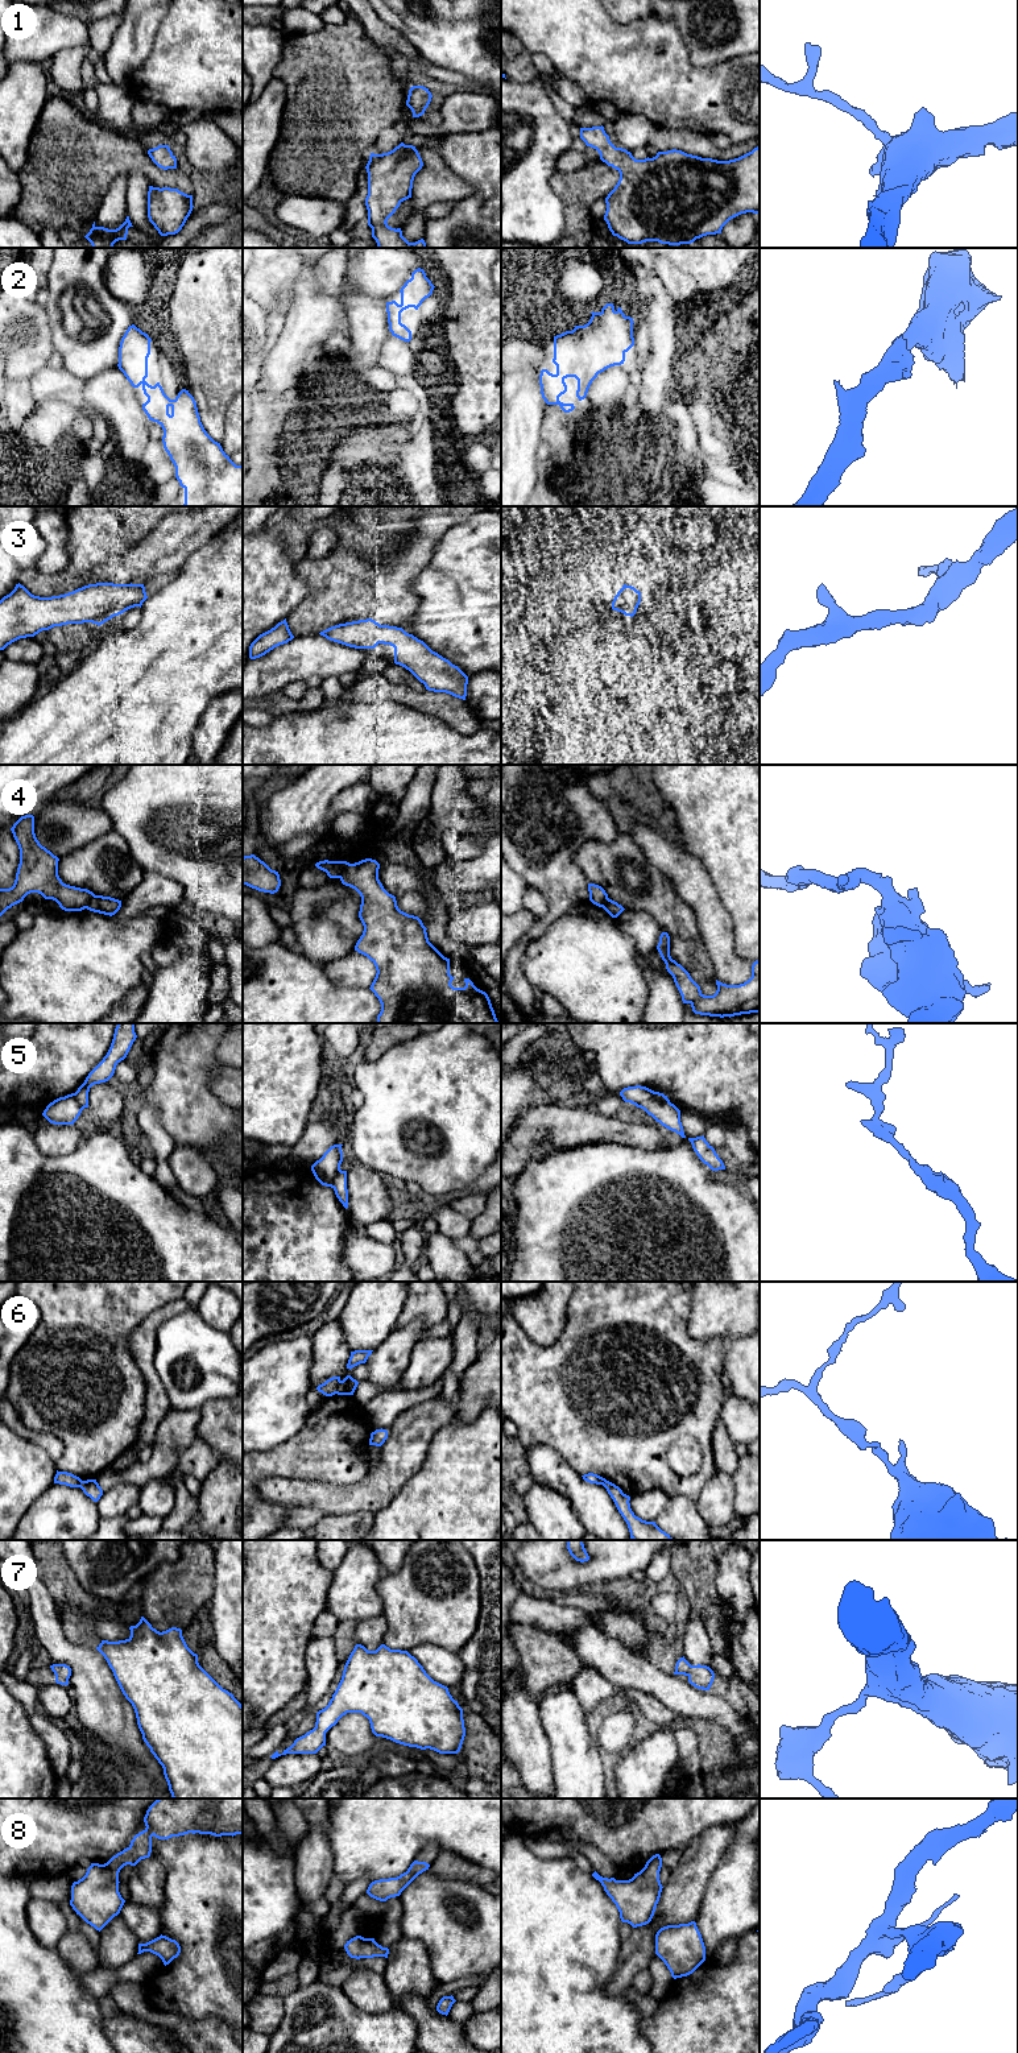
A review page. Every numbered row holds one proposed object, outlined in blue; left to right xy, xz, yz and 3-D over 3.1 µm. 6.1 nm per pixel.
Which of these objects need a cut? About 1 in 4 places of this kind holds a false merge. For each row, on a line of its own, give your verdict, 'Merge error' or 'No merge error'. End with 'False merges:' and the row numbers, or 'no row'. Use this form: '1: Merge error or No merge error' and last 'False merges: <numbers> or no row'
1: No merge error
2: No merge error
3: No merge error
4: Merge error
5: Merge error
6: Merge error
7: No merge error
8: No merge error
False merges: 4, 5, 6

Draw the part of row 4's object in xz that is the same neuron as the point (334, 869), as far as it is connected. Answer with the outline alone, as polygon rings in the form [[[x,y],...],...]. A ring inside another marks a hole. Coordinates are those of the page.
[[[319,861],[315,866],[327,873],[330,878],[340,878],[345,868],[349,865],[347,861]]]

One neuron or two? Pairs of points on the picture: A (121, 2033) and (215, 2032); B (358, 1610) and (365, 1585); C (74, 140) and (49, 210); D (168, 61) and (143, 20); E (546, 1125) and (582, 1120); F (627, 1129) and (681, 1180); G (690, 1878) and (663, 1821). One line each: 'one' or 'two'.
A: two
B: one
C: one
D: two
E: one
F: two
G: two

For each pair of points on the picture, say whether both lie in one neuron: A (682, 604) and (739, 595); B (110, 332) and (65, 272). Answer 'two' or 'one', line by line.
A: two
B: one

